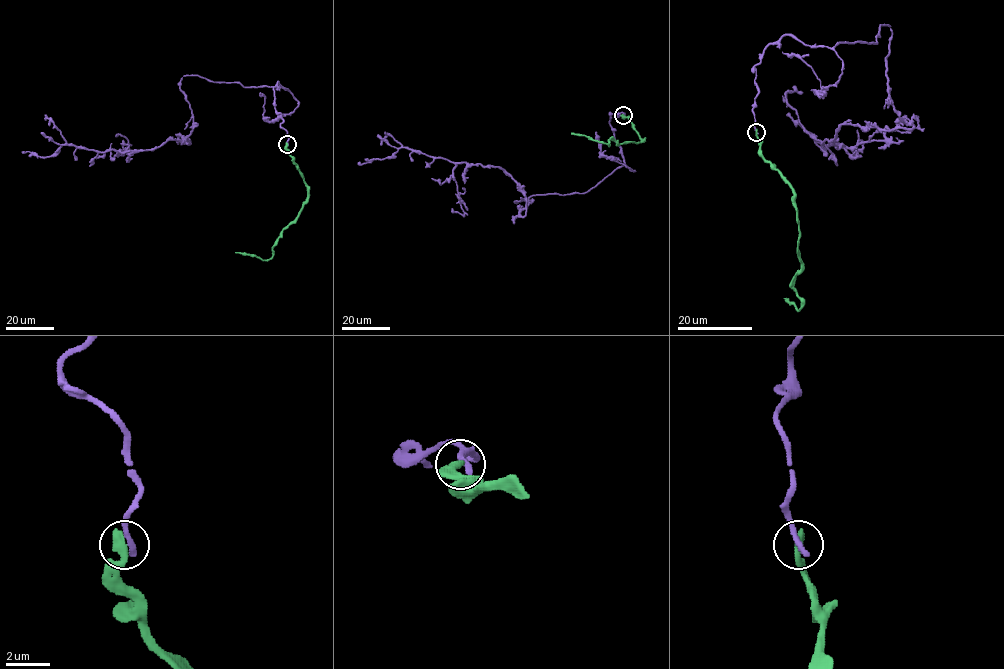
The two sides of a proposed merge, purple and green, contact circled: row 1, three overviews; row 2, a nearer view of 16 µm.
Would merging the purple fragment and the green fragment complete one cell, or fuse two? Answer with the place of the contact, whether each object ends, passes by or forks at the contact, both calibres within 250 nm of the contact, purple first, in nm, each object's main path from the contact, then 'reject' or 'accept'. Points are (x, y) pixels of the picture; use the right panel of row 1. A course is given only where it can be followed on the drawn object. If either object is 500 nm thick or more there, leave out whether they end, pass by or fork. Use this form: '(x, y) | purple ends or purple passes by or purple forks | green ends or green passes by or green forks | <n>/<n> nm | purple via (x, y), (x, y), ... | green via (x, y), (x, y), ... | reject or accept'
(756, 132) | purple ends | green ends | 320/460 nm | purple via (756, 132), (766, 47), (889, 25), (889, 102), (912, 125), (807, 132), (829, 144) | green via (756, 132), (762, 156), (780, 175), (794, 200), (801, 270), (794, 285), (801, 307), (798, 309), (784, 298) | reject

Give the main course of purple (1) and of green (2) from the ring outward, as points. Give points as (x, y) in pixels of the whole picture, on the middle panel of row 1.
1: (623, 115), (624, 164), (516, 201), (522, 216), (498, 167), (405, 148), (358, 162)
2: (623, 115), (629, 118), (643, 141), (618, 144), (611, 139), (607, 144), (571, 133)

